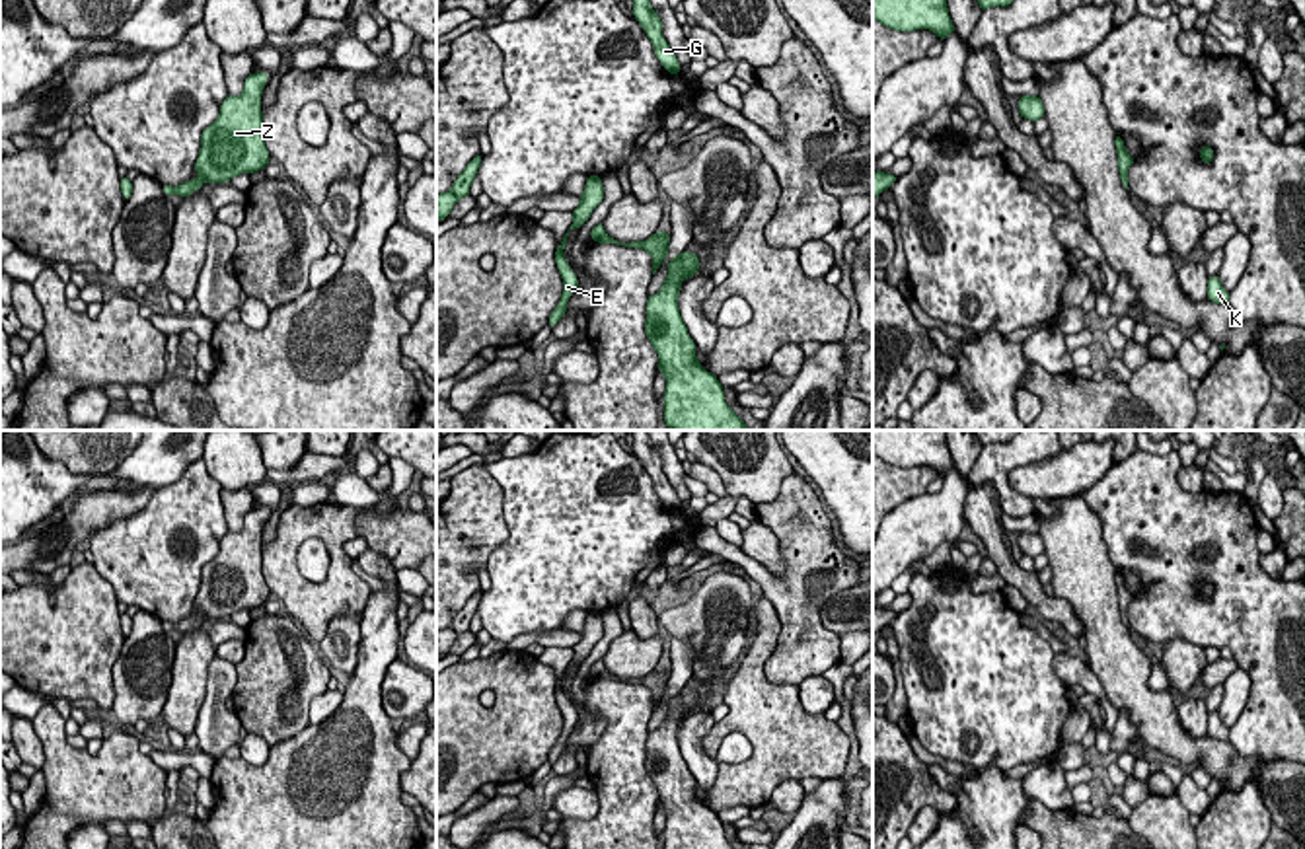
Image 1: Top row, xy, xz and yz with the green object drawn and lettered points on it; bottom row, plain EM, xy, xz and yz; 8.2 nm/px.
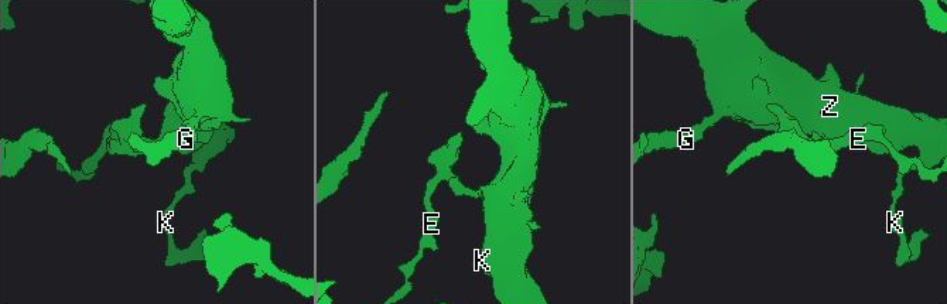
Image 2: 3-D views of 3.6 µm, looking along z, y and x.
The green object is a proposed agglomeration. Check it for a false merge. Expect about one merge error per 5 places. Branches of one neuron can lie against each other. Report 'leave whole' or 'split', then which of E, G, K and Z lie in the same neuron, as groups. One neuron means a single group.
leave whole; E G K Z

